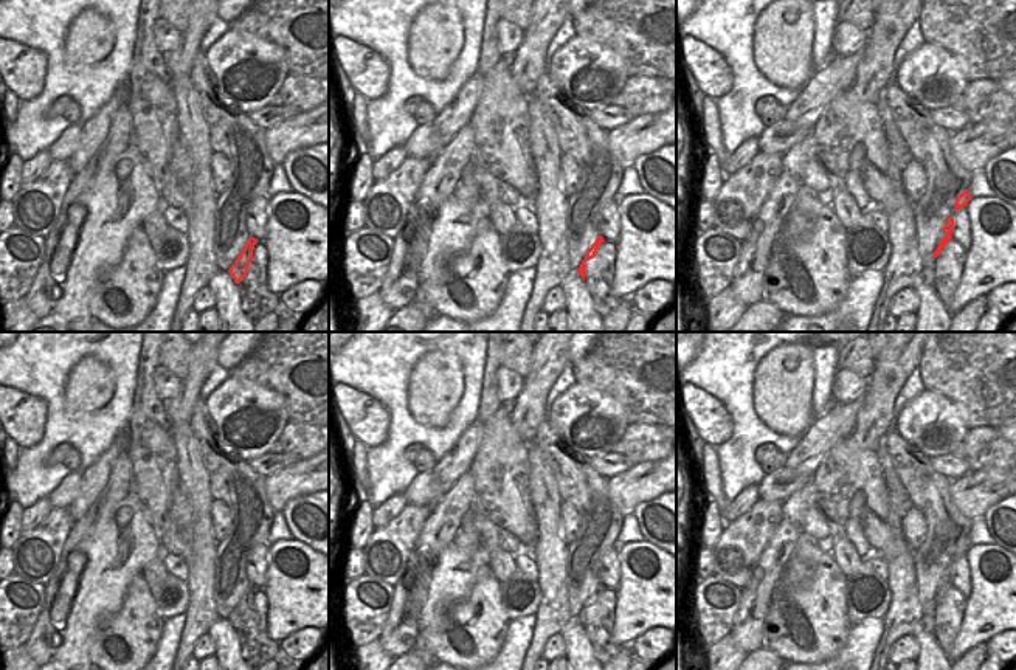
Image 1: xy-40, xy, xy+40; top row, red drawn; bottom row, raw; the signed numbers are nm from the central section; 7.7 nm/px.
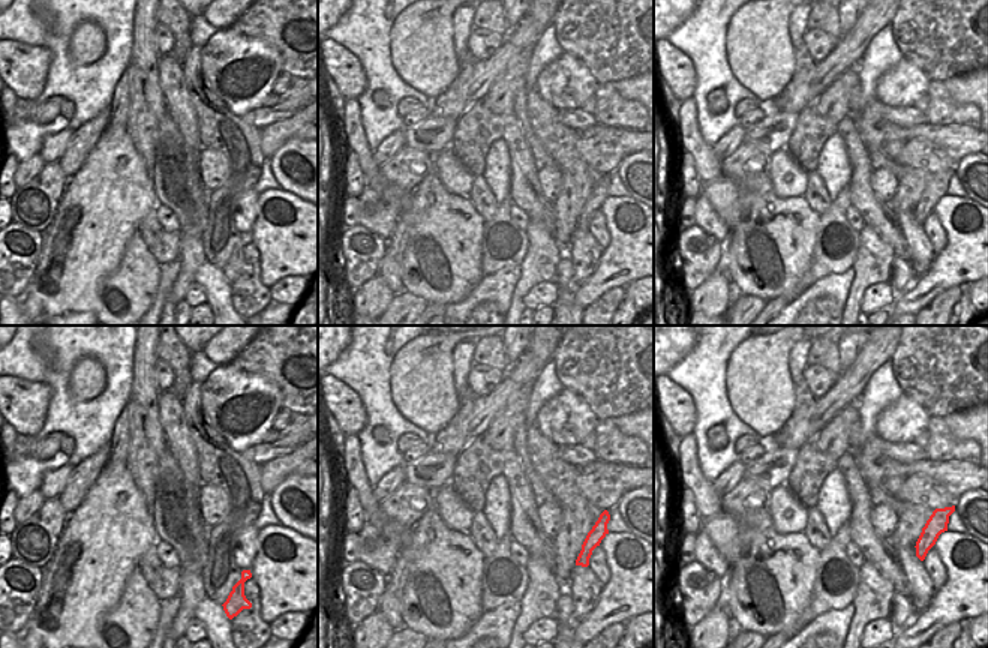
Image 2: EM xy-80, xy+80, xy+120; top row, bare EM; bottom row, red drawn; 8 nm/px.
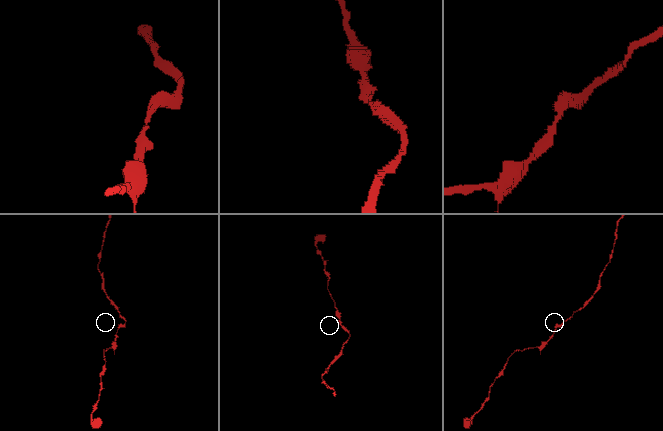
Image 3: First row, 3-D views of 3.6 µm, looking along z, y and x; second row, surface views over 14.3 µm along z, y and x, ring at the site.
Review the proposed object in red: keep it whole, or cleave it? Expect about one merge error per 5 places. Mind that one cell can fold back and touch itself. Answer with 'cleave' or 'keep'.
keep

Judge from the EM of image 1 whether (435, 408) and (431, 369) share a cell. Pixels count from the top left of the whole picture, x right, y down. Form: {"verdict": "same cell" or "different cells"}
{"verdict": "same cell"}

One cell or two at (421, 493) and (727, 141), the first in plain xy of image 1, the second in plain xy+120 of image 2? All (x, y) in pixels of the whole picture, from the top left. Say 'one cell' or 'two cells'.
two cells

